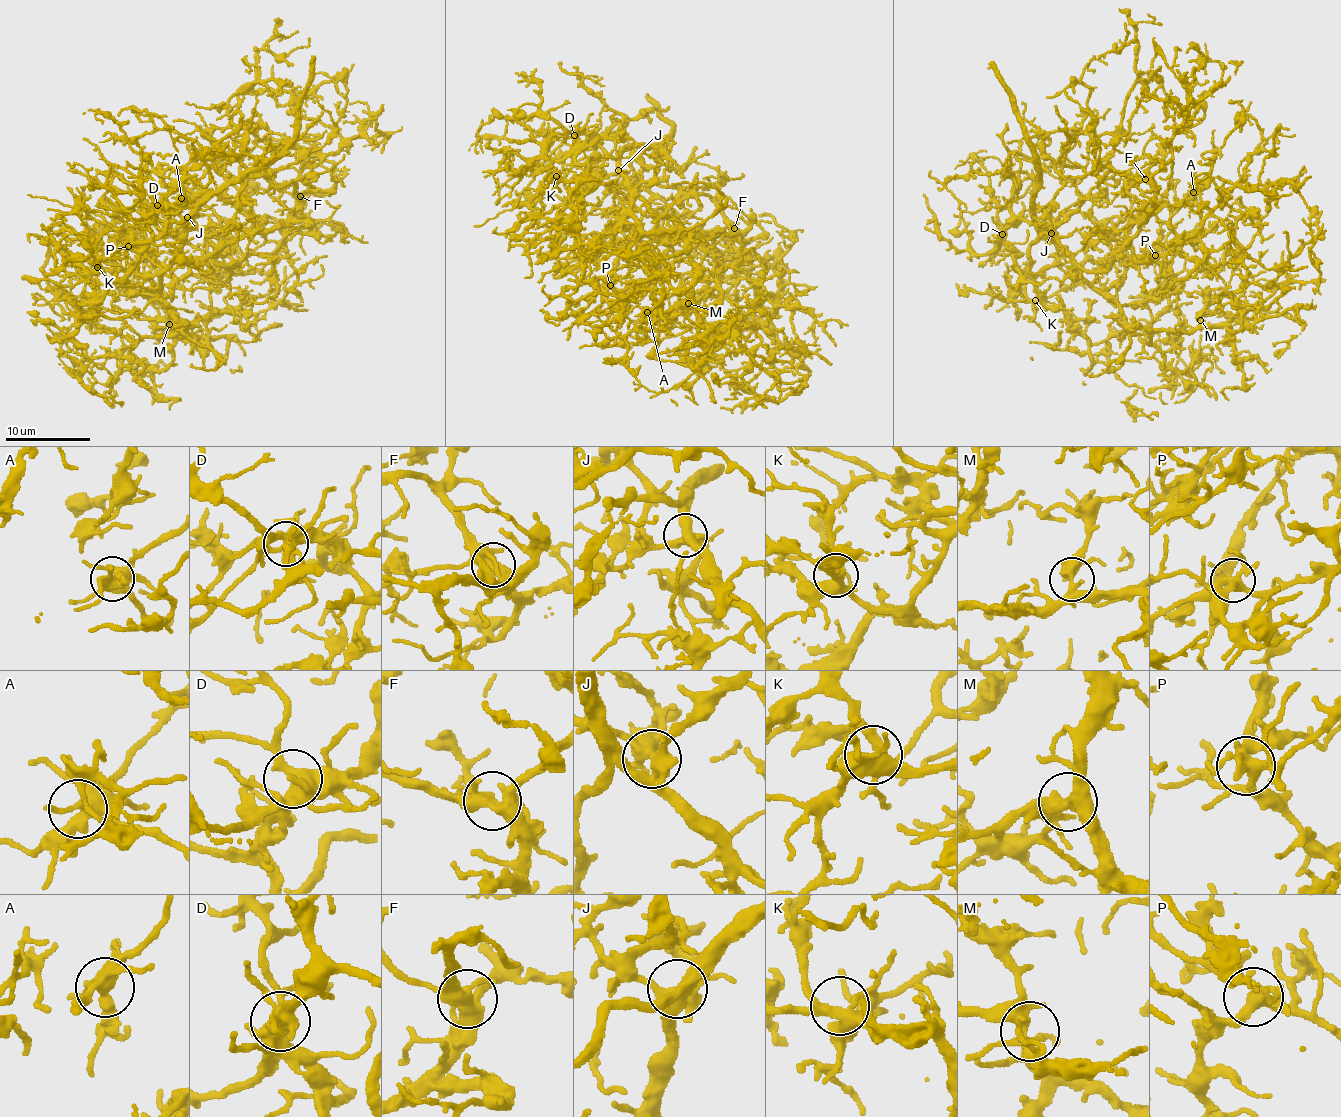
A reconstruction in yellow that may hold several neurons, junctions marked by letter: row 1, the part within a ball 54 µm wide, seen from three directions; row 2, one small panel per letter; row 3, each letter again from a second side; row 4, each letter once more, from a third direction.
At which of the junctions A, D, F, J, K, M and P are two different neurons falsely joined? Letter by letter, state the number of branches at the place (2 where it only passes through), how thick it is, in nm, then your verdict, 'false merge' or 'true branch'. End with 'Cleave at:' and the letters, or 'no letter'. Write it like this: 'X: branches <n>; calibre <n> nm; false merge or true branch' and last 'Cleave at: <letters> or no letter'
A: branches 5; calibre 420 nm; true branch
D: branches 6; calibre 440 nm; true branch
F: branches 5; calibre 480 nm; true branch
J: branches 5; calibre 400 nm; true branch
K: branches 5; calibre 400 nm; true branch
M: branches 6; calibre 340 nm; true branch
P: branches 5; calibre 340 nm; true branch
Cleave at: no letter

